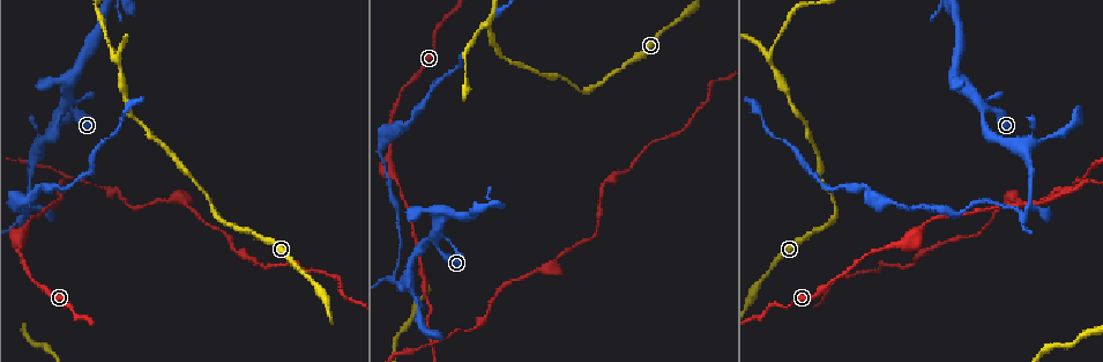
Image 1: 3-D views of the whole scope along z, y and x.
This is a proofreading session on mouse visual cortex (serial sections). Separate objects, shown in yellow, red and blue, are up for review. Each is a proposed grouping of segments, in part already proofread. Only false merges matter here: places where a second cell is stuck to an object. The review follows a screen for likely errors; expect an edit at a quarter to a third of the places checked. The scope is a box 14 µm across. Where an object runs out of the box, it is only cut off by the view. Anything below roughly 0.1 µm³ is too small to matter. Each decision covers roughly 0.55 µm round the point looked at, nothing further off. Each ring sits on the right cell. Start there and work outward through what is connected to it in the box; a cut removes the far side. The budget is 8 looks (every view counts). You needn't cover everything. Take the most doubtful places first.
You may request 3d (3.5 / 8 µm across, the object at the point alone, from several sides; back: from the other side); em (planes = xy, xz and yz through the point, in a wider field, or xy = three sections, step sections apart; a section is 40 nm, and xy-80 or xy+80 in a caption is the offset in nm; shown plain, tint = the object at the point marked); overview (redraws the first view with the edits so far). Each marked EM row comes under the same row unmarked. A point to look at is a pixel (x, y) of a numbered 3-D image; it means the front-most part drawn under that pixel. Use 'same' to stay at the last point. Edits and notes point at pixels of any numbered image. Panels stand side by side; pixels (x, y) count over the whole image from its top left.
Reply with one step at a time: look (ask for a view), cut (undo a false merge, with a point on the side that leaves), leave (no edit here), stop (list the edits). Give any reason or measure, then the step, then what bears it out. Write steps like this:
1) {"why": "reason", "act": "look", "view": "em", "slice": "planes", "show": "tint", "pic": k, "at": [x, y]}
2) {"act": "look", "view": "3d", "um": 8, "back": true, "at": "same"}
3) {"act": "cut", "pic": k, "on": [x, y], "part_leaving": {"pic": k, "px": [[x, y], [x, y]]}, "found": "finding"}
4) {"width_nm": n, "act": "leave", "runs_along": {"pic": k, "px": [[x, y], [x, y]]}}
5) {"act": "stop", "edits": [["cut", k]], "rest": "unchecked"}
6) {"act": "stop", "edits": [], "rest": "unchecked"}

{"why": "four or more arms meet", "act": "look", "view": "3d", "um": 3.5, "pic": 1, "at": [62, 178]}

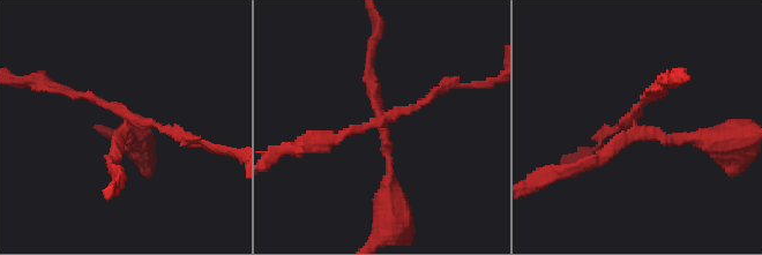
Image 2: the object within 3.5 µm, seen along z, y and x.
{"act": "cut", "pic": 2, "on": [165, 129], "part_leaving": {"pic": 2, "px": [[129, 122], [155, 122], [229, 150]]}, "found": "two cells meet here"}

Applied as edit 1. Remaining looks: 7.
{"why": "sharp bend", "act": "look", "view": "3d", "um": 3.5, "pic": 1, "at": [65, 112]}

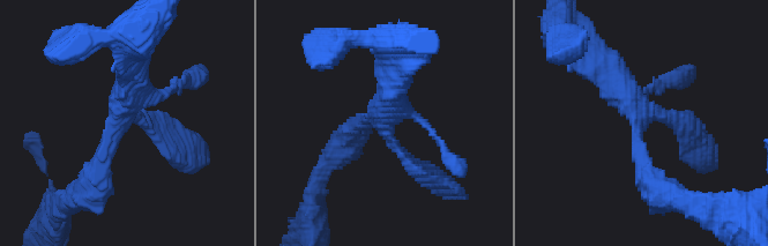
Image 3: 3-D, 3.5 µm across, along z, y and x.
{"act": "leave", "runs_along": {"pic": 3, "px": [[430, 177], [377, 120], [352, 133]]}, "found": "continuous, no second cell"}

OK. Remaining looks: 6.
{"why": "sudden change in width", "act": "look", "view": "3d", "um": 3.5, "pic": 1, "at": [1026, 145]}

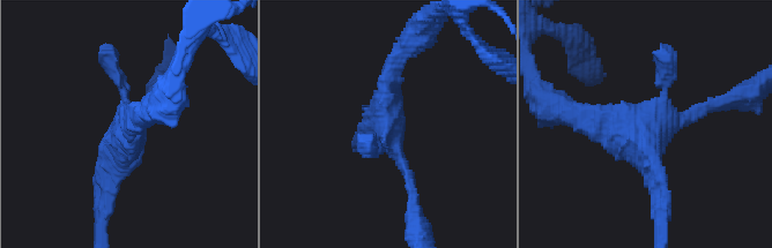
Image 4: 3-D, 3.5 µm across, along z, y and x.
{"act": "look", "view": "em", "slice": "planes", "show": "tint", "pic": 4, "at": [654, 125]}

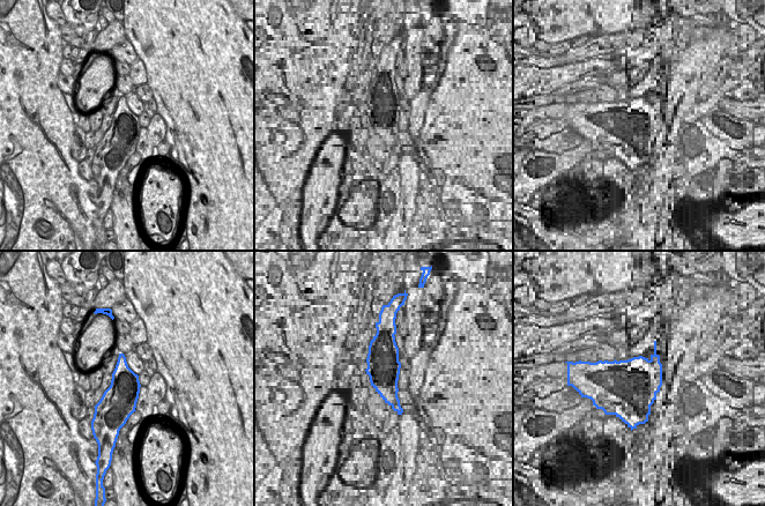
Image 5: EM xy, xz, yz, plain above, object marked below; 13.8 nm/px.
{"why": "cut it another way", "act": "look", "view": "em", "slice": "xy", "step": 5, "show": "tint", "at": "same"}

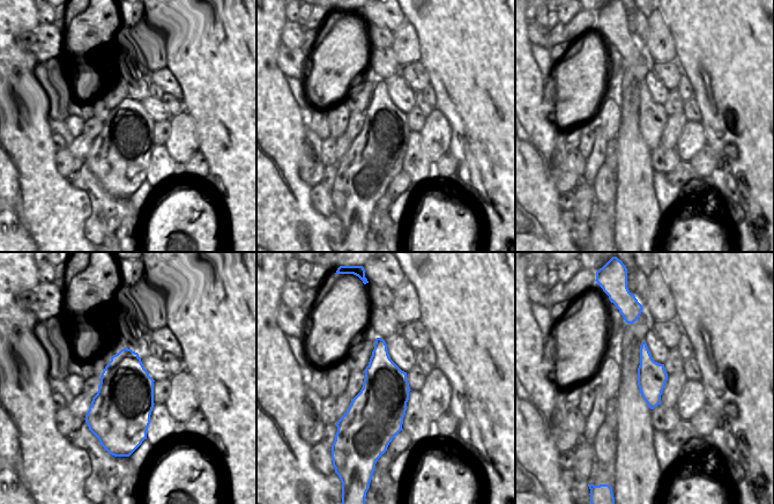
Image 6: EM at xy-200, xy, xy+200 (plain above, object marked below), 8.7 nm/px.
{"width_nm": 460, "act": "leave", "runs_along": {"pic": 4, "px": [[578, 112], [635, 136], [661, 211]]}, "found": "all the same cell"}

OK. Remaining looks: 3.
{"act": "stop", "edits": [["cut", 2]], "rest": "unchecked"}

